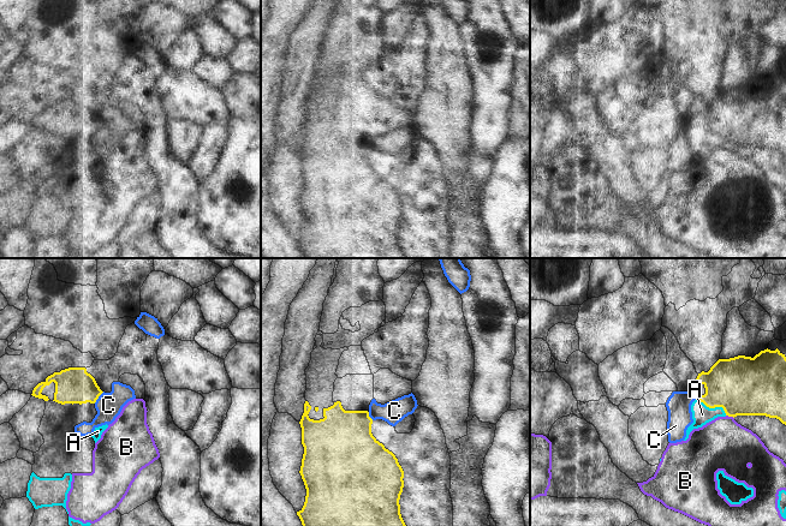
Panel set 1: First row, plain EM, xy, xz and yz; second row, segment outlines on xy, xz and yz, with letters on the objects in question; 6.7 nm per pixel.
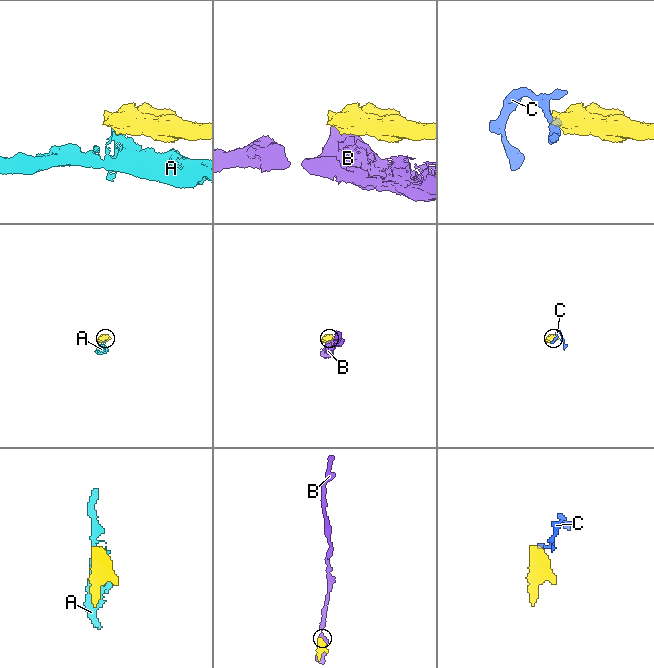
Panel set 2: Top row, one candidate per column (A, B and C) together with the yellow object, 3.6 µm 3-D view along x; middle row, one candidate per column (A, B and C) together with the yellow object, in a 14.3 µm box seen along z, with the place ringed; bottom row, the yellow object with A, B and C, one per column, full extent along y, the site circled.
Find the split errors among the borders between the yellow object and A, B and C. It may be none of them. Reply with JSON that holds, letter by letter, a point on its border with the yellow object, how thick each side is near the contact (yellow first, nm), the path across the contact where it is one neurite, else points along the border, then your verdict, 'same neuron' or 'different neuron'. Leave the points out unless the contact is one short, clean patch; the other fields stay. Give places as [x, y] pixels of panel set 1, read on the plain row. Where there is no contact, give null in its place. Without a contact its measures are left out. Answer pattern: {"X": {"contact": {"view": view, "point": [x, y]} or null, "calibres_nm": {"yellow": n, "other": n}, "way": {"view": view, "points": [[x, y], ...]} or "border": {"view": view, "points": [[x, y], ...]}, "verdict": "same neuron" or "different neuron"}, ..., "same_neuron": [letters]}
{"A": {"contact": {"view": "yz", "point": [713, 138]}, "calibres_nm": {"yellow": 400, "other": 130}, "border": {"view": "yz", "points": [[696, 130], [709, 138], [721, 138], [726, 145]]}, "verdict": "different neuron"}, "B": {"contact": {"view": "yz", "point": [730, 147]}, "calibres_nm": {"yellow": 400, "other": 360}, "border": {"view": "yz", "points": [[726, 145], [733, 149]]}, "verdict": "different neuron"}, "C": {"contact": {"view": "xy", "point": [97, 129]}, "calibres_nm": {"yellow": 240, "other": 170}, "border": {"view": "xy", "points": [[103, 123], [94, 133]]}, "verdict": "different neuron"}, "same_neuron": []}

